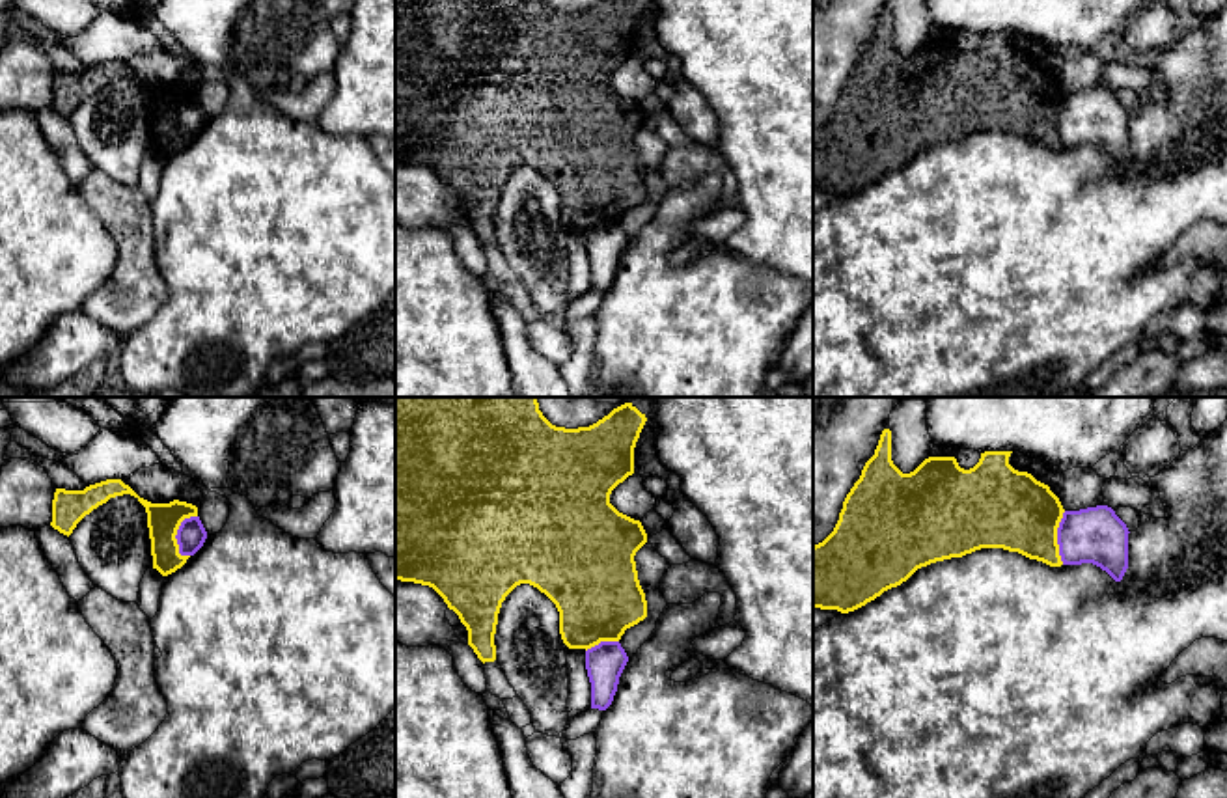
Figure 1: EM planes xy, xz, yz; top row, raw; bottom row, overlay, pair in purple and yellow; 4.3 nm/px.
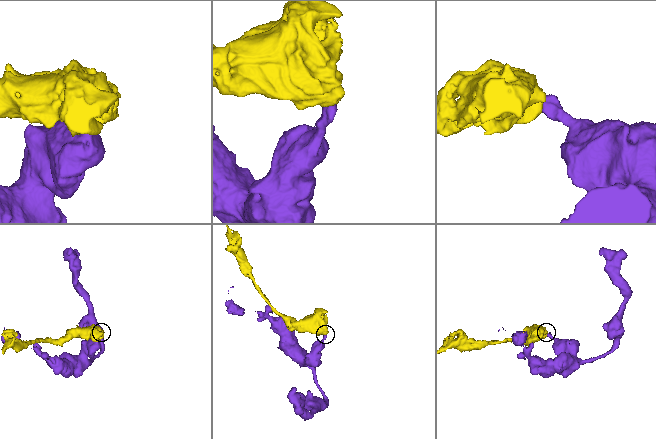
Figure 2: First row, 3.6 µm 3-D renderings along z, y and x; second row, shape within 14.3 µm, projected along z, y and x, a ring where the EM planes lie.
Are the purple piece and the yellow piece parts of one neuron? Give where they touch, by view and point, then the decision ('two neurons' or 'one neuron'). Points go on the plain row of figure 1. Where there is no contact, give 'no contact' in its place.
contact xy (178, 114); two neurons

